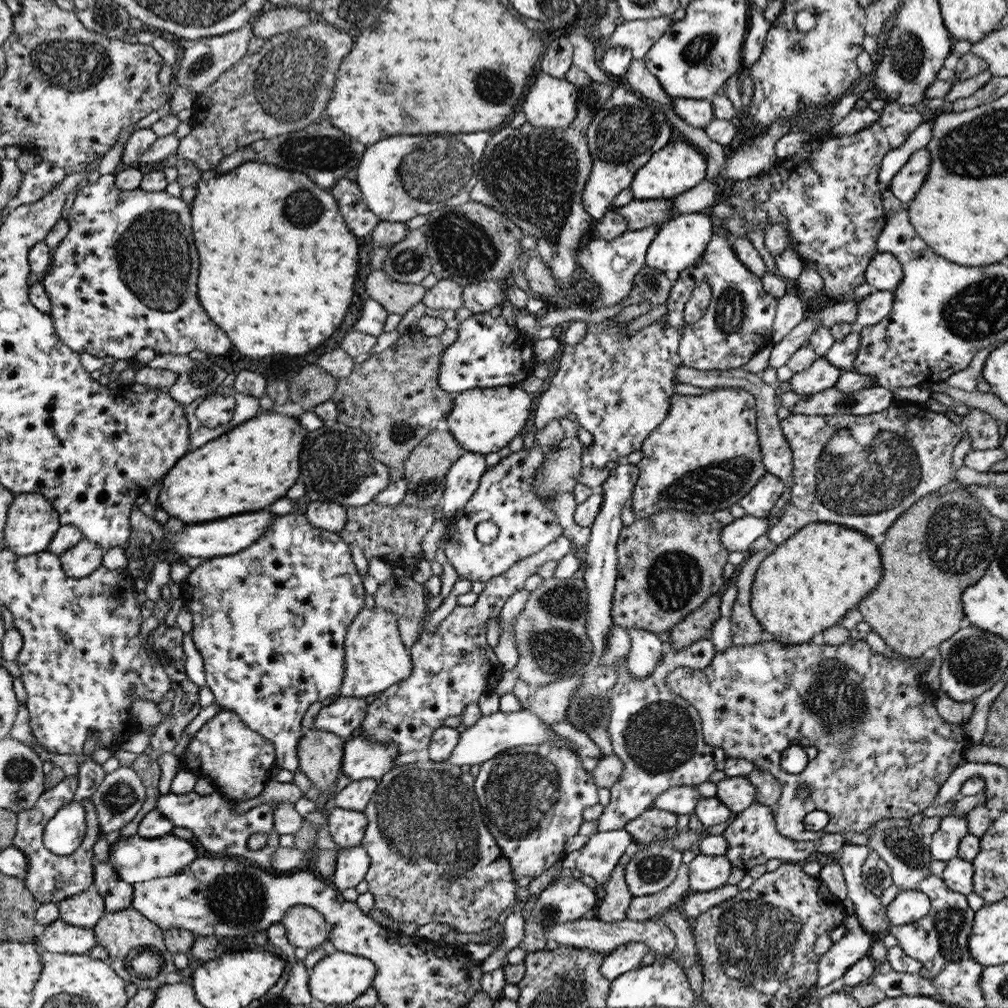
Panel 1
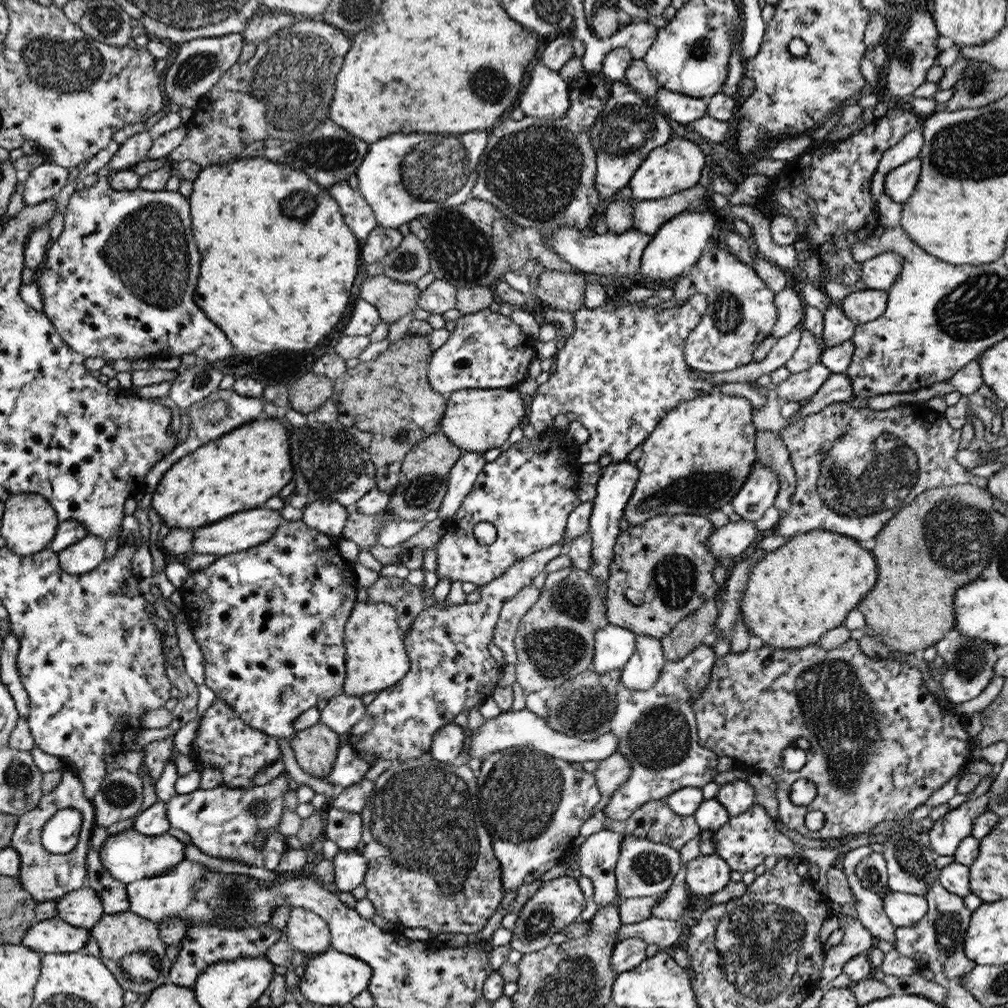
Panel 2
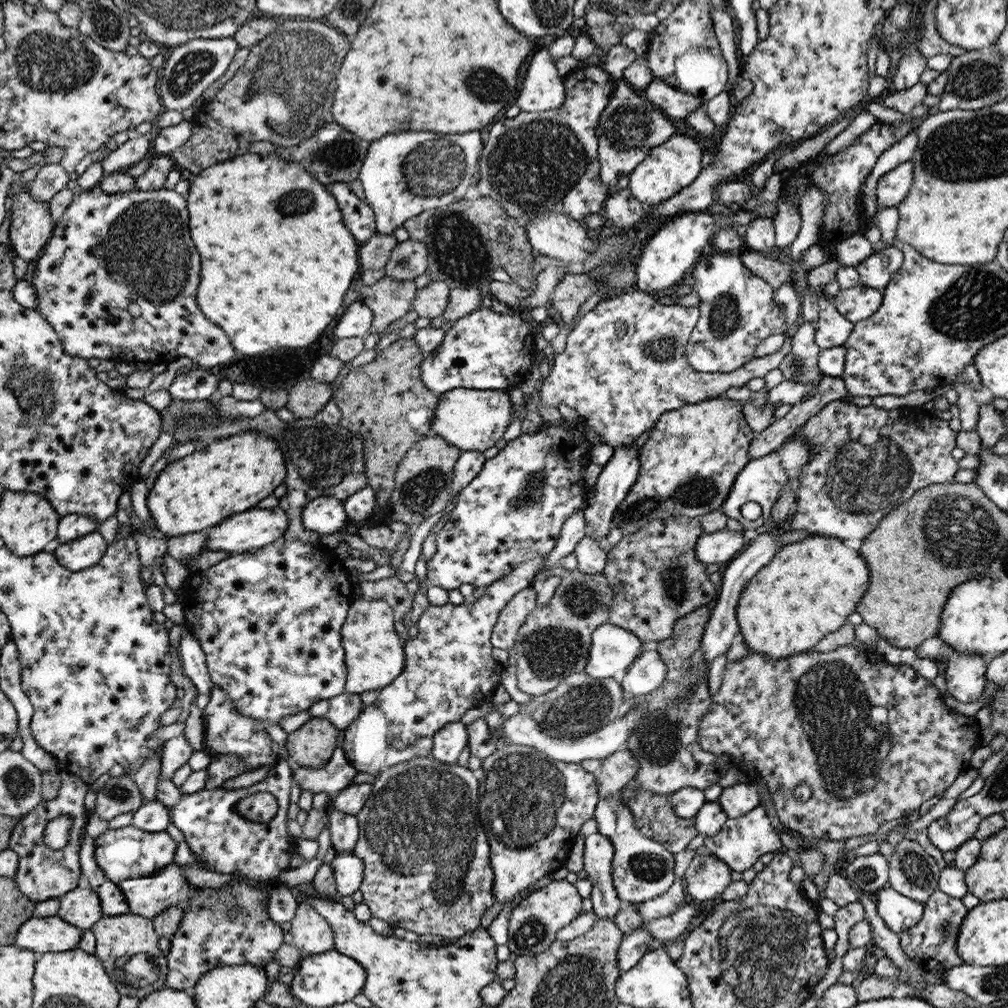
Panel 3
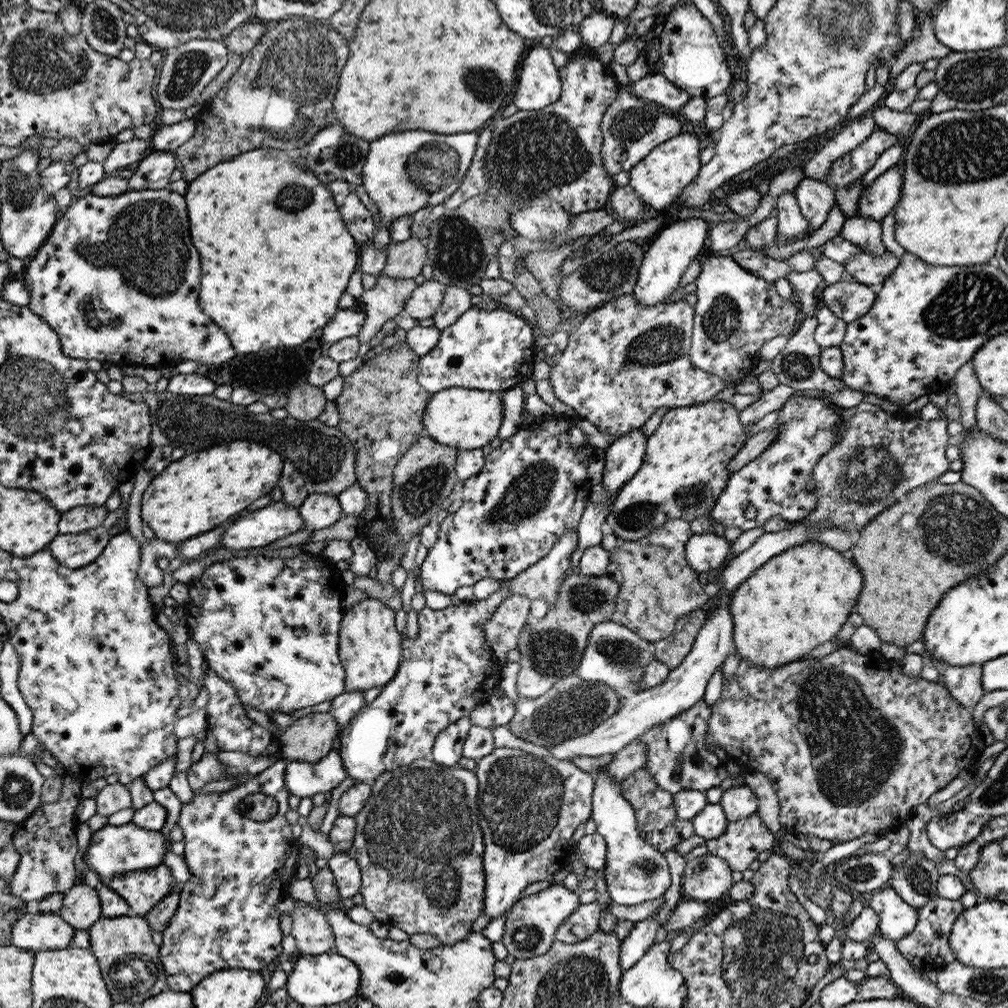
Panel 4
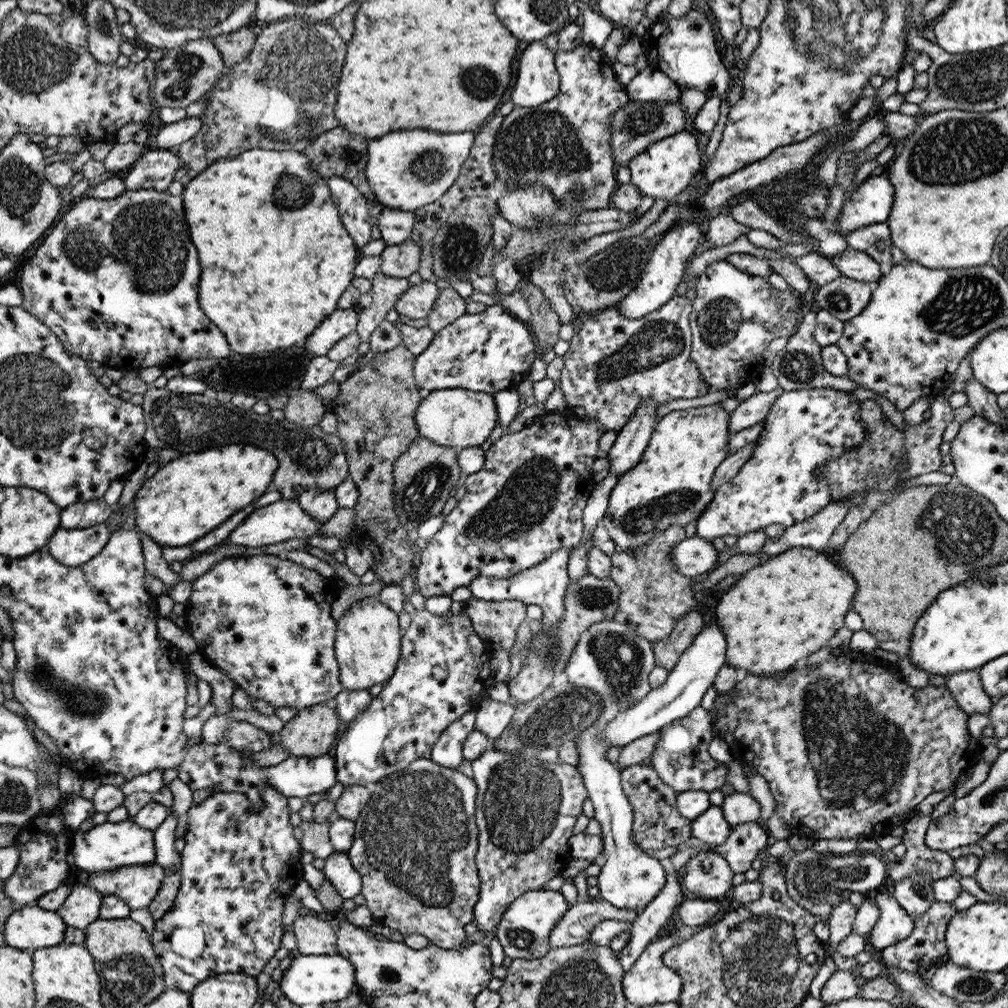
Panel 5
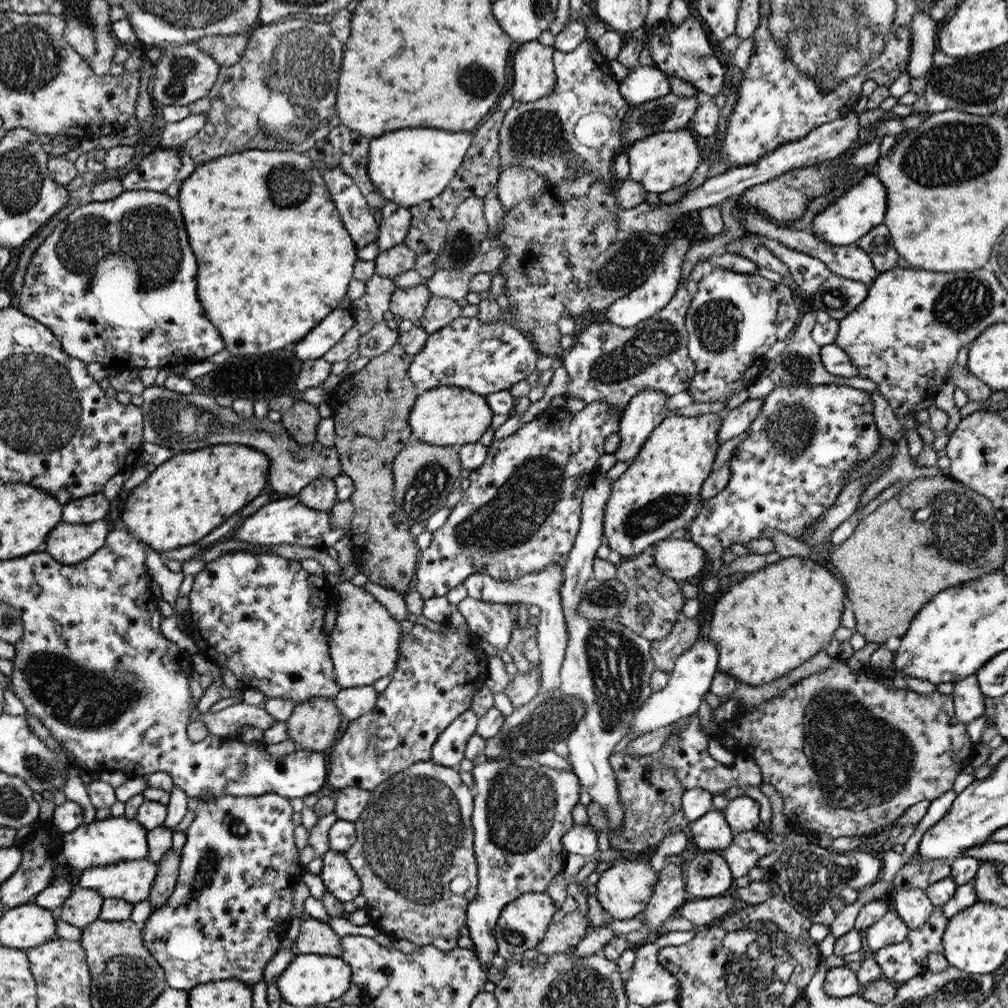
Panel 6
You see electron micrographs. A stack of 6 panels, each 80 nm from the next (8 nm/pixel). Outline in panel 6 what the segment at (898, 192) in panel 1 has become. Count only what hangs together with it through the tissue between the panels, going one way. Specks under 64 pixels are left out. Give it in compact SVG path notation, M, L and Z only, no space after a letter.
M872 171L852 184L836 201L818 212L812 222L812 234L823 243L852 245L872 228L882 224L886 214L886 187Z

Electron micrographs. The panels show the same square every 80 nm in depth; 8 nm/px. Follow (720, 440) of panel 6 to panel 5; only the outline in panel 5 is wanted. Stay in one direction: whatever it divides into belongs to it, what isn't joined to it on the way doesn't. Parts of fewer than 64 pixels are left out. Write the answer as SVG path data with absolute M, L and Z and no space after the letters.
M778 388L772 392L757 393L742 401L731 412L729 420L730 436L746 428L758 428L760 422L766 419L770 407L780 394L784 394L782 388Z

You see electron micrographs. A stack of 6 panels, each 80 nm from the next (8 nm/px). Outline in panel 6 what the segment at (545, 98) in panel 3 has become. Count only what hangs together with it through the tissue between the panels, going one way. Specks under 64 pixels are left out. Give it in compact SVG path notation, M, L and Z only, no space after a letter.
M538 39L520 45L512 60L514 83L510 93L514 100L527 103L552 92L556 82L552 60L554 49Z

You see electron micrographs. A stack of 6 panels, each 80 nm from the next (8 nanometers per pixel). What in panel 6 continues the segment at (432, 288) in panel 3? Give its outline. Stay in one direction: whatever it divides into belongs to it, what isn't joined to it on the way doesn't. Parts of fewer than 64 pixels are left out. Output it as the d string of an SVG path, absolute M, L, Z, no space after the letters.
M424 283L413 288L394 290L389 304L390 312L397 317L397 320L406 318L418 323L424 316L430 299L432 295Z

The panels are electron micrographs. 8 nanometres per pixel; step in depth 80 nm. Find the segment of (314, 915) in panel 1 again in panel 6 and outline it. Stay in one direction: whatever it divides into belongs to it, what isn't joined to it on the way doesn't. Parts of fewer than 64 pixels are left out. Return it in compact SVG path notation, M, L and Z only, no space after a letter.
M304 917L297 936L296 948L304 953L323 954L324 956L343 956L341 938L328 926L320 924L316 919Z

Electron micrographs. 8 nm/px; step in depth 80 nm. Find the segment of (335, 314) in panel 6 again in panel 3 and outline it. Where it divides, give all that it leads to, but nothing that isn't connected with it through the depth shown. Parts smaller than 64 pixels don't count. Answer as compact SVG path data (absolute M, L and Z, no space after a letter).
M361 300L354 301L348 311L344 312L344 316L340 316L336 328L332 328L332 336L336 339L350 337L366 339L372 322L374 322L374 315L370 308Z

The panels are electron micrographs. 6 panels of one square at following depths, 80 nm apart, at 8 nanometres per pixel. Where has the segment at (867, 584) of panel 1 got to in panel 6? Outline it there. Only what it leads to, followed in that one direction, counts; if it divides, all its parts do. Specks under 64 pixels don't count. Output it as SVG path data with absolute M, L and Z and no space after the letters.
M801 556L783 557L782 560L748 573L748 576L726 589L715 604L710 622L709 640L719 648L718 668L736 680L750 686L758 686L776 680L811 656L825 649L840 628L840 617L847 598L844 583L834 577L821 563Z

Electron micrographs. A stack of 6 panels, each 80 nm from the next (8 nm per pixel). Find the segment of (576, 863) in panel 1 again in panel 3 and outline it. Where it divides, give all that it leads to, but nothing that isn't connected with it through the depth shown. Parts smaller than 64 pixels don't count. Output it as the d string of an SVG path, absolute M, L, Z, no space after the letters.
M603 834L586 835L584 840L584 869L592 881L591 900L599 918L614 918L622 901L618 898L612 879L612 841Z

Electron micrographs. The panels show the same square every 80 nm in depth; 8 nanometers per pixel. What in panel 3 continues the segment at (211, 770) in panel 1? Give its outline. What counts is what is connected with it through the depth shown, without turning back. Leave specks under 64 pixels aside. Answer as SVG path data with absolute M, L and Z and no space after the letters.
M211 687L209 695L210 701L202 710L204 726L202 751L211 758L227 754L235 755L238 759L241 758L246 766L252 767L252 770L274 764L278 760L279 746L270 740L270 736L262 728L262 723L241 713L226 691Z

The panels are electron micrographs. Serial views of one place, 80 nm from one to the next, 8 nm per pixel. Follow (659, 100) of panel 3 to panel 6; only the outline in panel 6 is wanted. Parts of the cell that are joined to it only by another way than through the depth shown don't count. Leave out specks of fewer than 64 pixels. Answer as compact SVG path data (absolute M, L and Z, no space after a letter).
M653 65L632 68L628 75L618 82L618 90L630 105L639 105L671 93L667 75Z

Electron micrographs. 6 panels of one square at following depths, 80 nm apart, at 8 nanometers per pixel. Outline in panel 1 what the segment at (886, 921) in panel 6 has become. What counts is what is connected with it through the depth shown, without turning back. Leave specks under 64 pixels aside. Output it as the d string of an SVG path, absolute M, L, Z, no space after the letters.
M903 890L888 904L885 910L892 925L910 925L926 916L931 900L920 890Z

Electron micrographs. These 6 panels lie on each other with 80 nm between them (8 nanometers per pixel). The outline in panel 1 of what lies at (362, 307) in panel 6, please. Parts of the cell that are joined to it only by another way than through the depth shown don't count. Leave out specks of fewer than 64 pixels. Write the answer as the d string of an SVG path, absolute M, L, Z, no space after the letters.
M373 270L366 278L366 295L379 302L391 315L405 315L421 302L426 289L421 284L396 282L383 270Z

